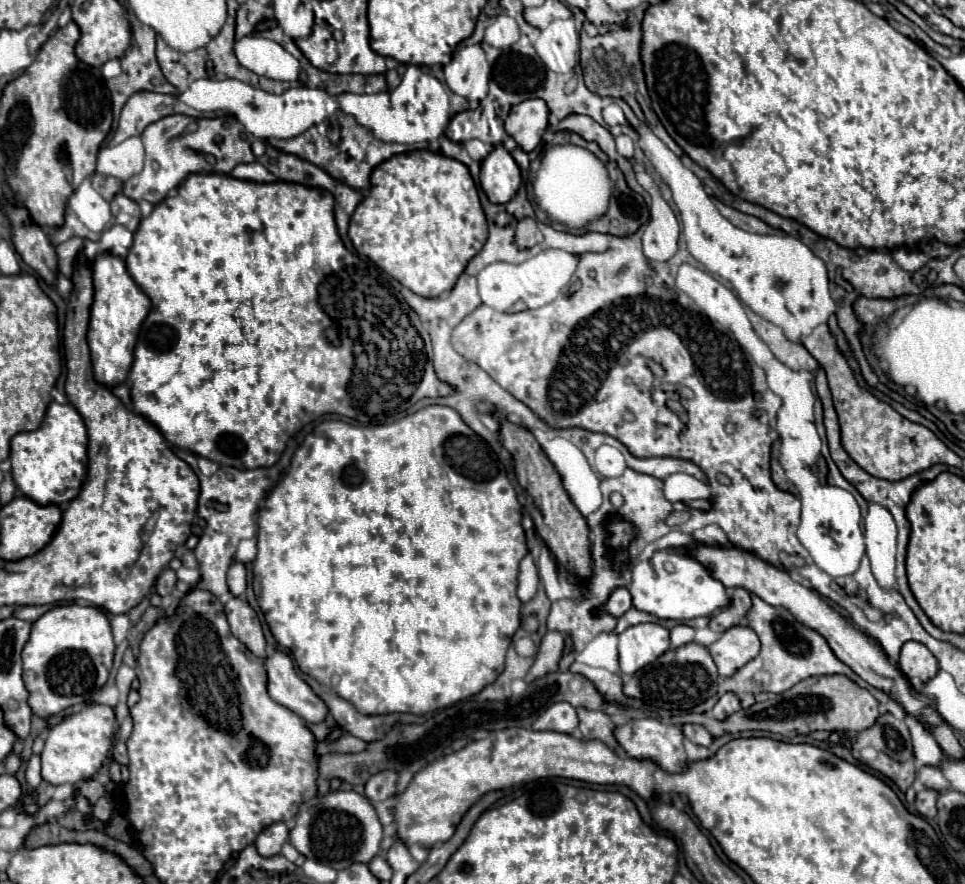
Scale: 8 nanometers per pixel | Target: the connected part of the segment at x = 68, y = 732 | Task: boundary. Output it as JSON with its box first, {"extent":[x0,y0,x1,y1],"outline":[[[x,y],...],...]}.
{"extent":[41,705,115,785],"outline":[[[89,705],[85,711],[79,711],[59,725],[55,725],[47,739],[45,749],[41,753],[43,763],[43,779],[51,785],[63,783],[79,783],[81,779],[91,779],[103,765],[111,749],[111,737],[115,727],[115,713],[107,705]]]}

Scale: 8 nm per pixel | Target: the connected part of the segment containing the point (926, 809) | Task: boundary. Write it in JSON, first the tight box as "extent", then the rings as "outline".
{"extent":[915,789,937,817],"outline":[[[925,789],[925,791],[917,793],[915,809],[917,809],[923,817],[937,817],[935,801],[937,801],[937,791],[933,791],[933,789]]]}

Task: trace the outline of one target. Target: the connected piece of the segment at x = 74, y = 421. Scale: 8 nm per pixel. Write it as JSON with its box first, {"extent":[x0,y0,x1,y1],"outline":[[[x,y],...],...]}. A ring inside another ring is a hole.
{"extent":[11,403,87,505],"outline":[[[51,403],[43,423],[35,431],[17,433],[11,439],[11,475],[17,489],[37,505],[63,505],[75,499],[83,471],[87,471],[87,429],[75,407]]]}

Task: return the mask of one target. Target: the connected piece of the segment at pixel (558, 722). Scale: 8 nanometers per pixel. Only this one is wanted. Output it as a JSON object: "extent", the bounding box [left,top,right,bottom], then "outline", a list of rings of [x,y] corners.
{"extent":[533,701,579,733],"outline":[[[561,701],[551,705],[535,723],[533,729],[537,731],[559,731],[559,733],[573,733],[573,729],[579,725],[577,711],[571,707],[571,703]]]}

